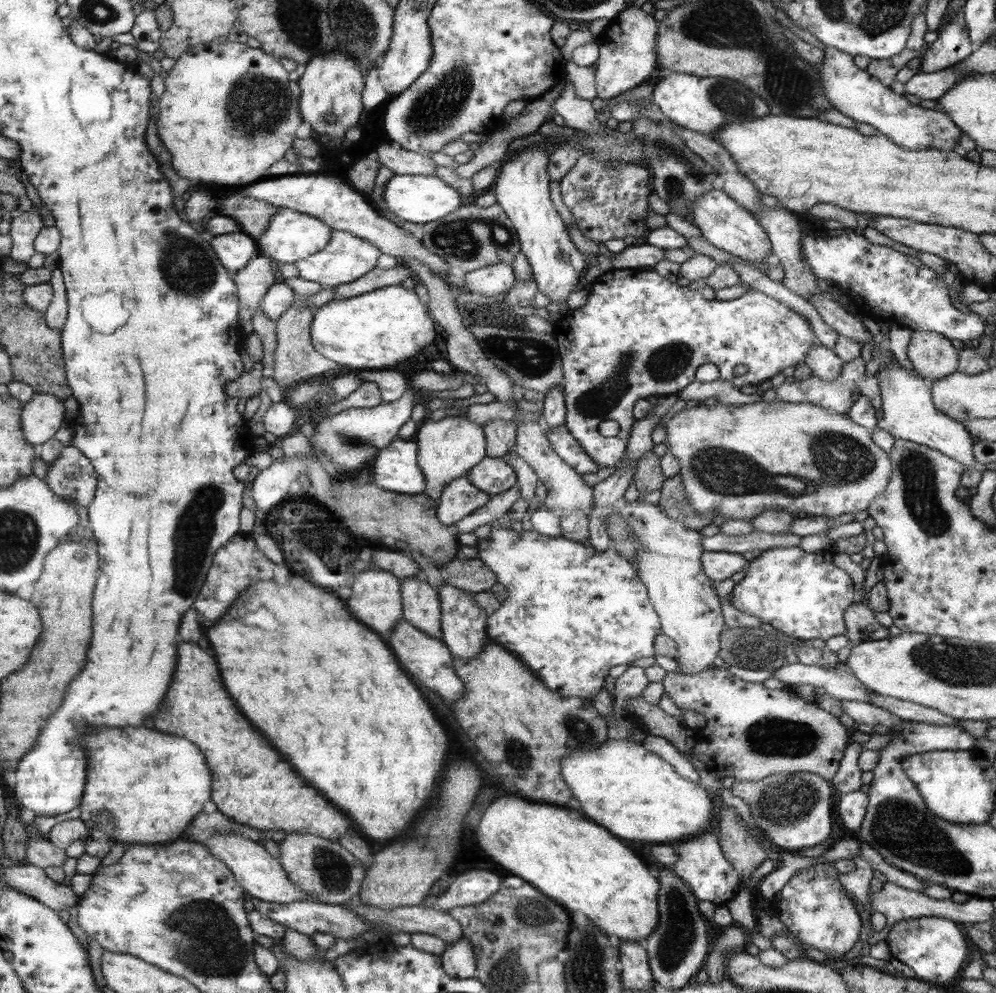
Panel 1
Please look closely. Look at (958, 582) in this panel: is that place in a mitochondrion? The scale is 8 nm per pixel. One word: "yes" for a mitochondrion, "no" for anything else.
no

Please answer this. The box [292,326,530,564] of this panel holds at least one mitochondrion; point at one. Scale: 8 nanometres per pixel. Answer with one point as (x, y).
(353, 441)

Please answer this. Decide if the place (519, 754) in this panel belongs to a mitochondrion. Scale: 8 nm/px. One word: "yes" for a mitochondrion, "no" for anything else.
yes

